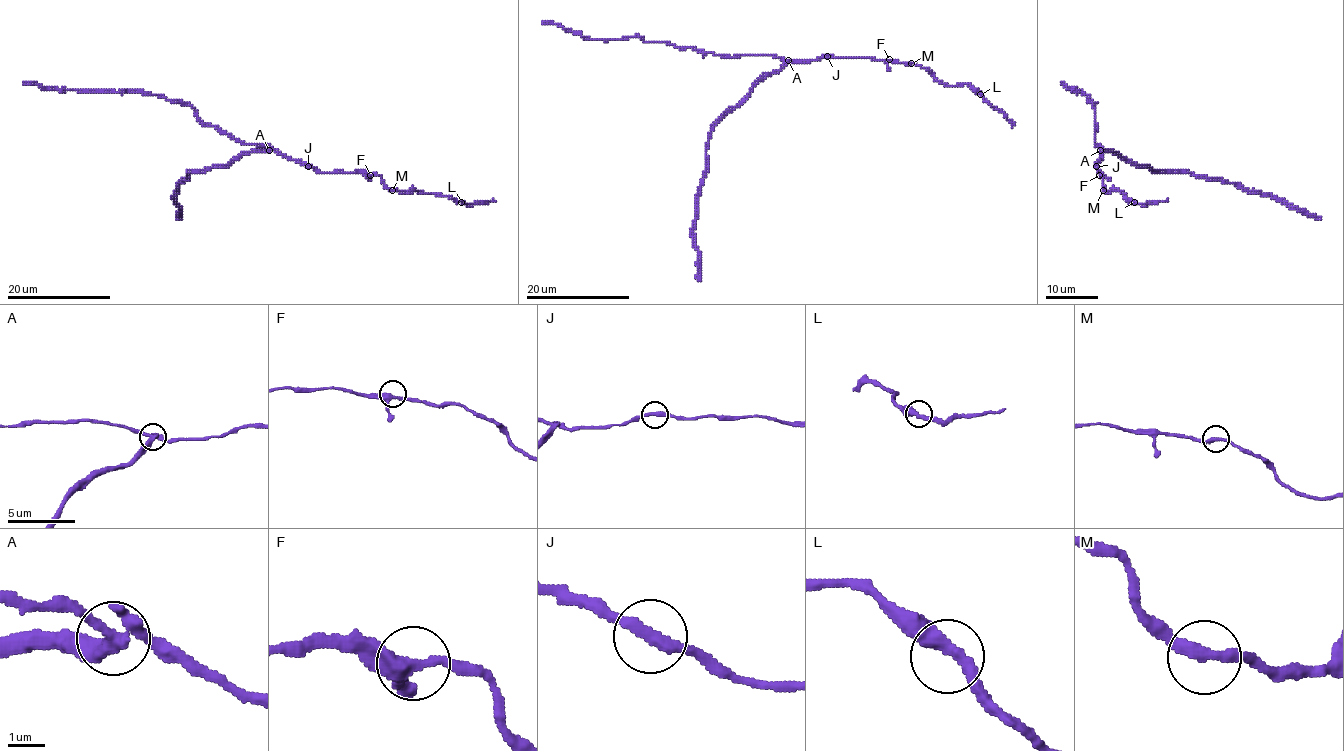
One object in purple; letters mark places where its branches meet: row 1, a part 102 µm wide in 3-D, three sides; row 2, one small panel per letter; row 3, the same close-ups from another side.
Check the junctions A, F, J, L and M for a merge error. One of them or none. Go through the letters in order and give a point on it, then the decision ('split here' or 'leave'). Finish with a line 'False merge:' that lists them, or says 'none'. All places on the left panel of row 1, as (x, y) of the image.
A: at (269, 150); split here
F: at (370, 175); leave
J: at (308, 166); leave
L: at (461, 202); leave
M: at (392, 190); leave
False merge: A

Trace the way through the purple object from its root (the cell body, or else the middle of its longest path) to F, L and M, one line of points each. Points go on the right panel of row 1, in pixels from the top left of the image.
F: (1101, 149), (1102, 156), (1097, 163), (1099, 175)
L: (1101, 149), (1102, 156), (1097, 163), (1097, 172), (1101, 173), (1103, 190), (1119, 190), (1134, 202)
M: (1101, 149), (1102, 156), (1097, 163), (1097, 172), (1101, 173), (1103, 190)

